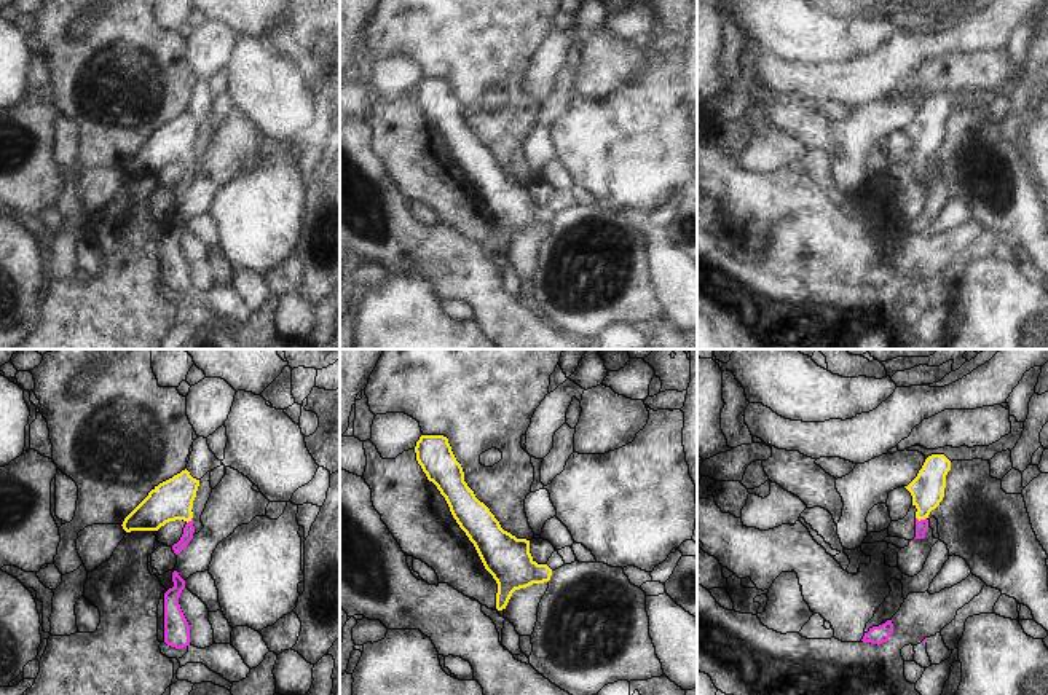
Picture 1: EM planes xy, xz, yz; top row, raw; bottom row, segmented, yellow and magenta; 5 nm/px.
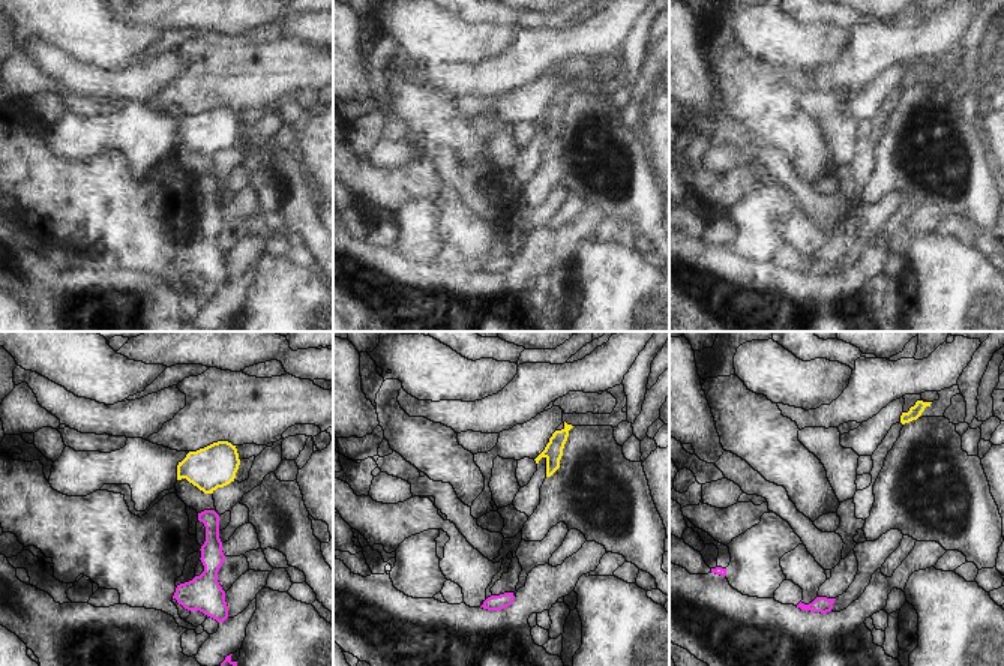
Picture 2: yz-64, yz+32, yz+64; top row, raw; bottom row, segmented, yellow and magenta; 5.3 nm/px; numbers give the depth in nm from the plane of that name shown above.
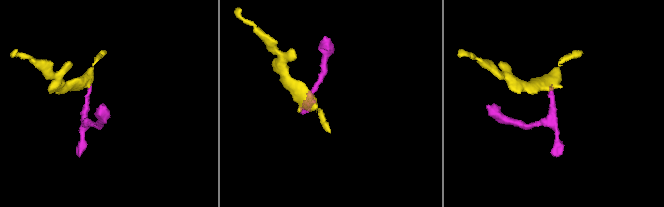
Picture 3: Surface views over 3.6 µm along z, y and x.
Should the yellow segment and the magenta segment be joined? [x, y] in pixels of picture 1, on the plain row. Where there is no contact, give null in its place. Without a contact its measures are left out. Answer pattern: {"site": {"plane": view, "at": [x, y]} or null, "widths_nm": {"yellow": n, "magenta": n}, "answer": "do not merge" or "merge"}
{"site": {"plane": "yz", "at": [921, 161]}, "widths_nm": {"yellow": 170, "magenta": 60}, "answer": "merge"}

